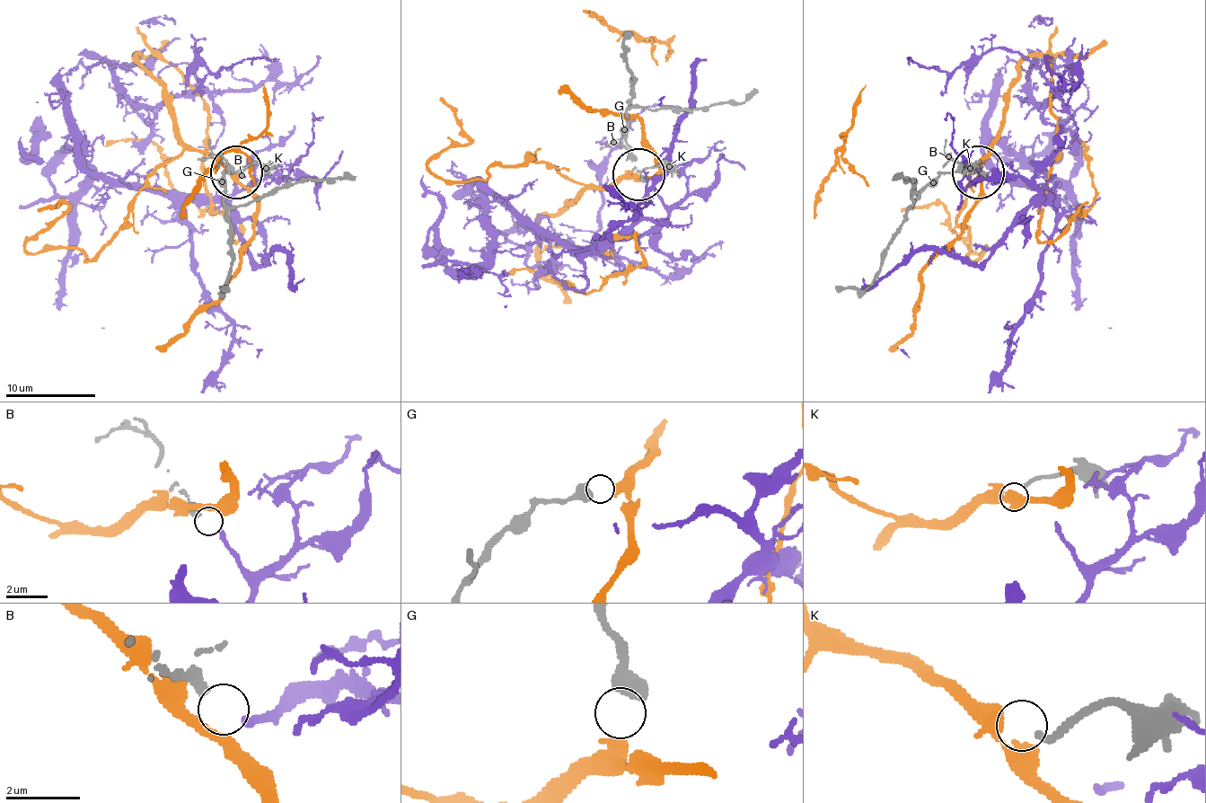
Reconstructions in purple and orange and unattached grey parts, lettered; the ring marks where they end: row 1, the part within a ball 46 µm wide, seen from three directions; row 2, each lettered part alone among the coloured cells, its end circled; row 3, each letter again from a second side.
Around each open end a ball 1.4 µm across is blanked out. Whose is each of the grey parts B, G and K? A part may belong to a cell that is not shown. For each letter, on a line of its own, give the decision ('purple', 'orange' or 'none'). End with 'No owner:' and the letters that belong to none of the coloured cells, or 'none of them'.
B: purple
G: orange
K: none
No owner: K

